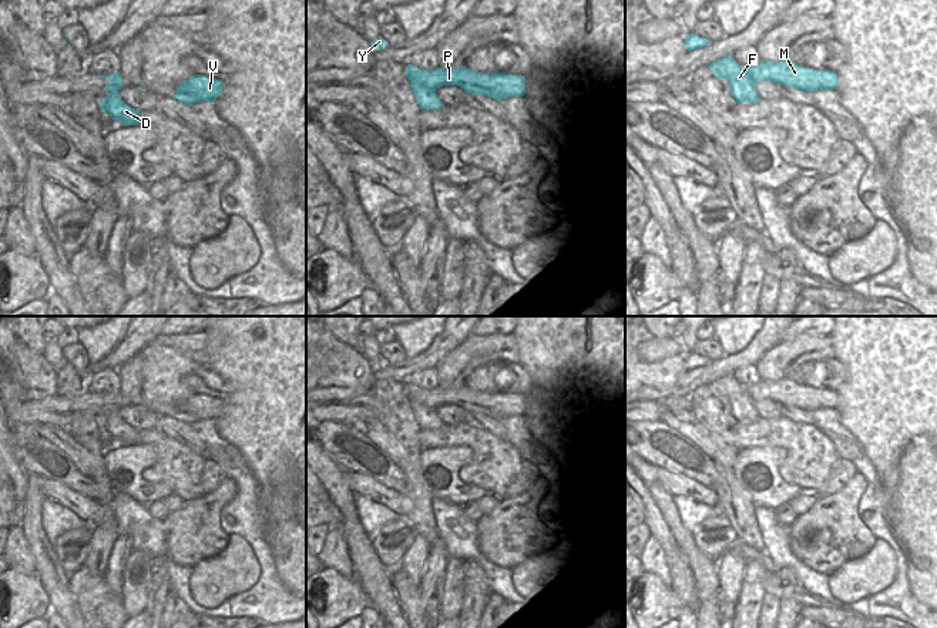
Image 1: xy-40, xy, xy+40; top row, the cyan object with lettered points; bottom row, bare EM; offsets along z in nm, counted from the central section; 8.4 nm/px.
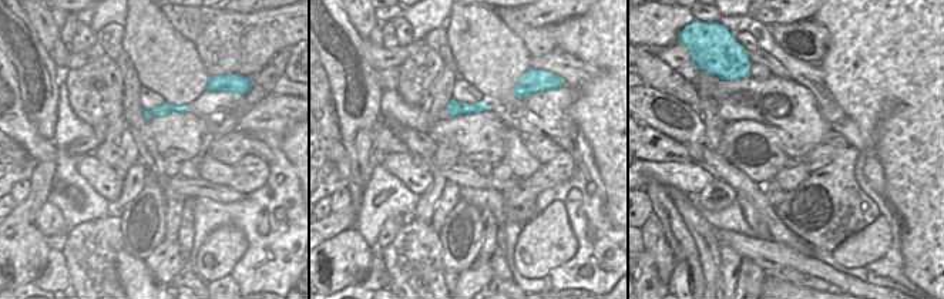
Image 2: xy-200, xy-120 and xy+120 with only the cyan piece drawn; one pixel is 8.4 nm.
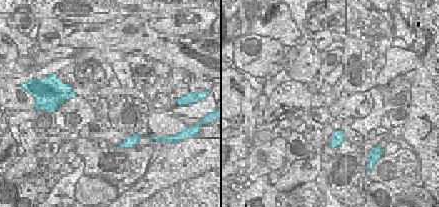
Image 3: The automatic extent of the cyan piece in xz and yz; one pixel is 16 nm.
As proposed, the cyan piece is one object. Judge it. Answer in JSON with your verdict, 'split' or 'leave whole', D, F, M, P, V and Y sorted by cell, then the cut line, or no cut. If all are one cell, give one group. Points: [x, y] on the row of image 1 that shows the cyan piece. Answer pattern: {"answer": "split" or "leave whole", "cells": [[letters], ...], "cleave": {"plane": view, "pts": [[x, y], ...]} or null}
{"answer": "split", "cells": [["D", "F", "Y"], ["M", "P", "V"]], "cleave": {"plane": "xy", "pts": [[409, 81], [417, 80], [435, 90]]}}

